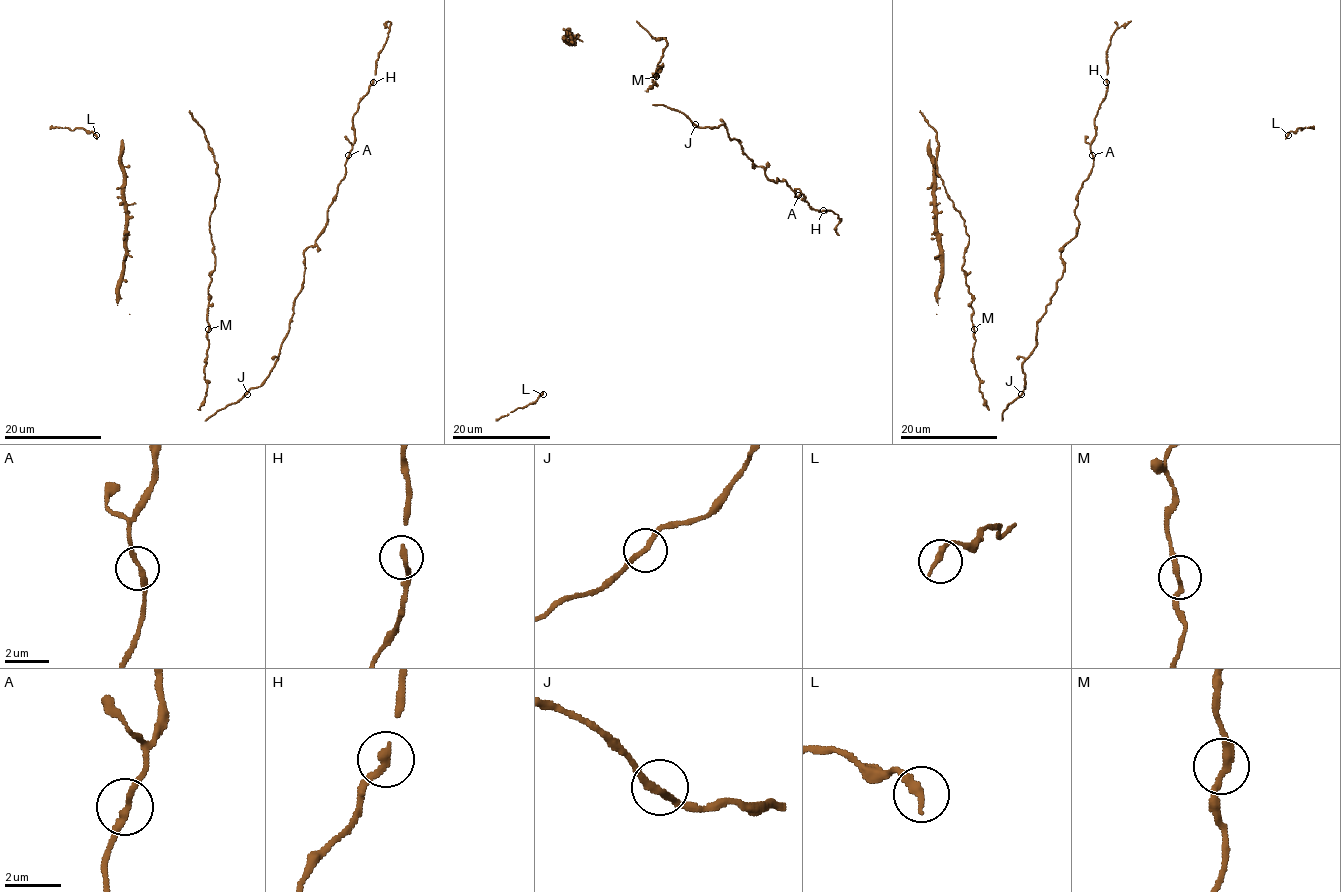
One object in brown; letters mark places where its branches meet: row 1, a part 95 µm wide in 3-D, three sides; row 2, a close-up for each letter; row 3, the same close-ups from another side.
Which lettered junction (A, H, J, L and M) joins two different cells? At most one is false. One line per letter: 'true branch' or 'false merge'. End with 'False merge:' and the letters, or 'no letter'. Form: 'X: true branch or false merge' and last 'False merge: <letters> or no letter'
A: true branch
H: true branch
J: true branch
L: true branch
M: true branch
False merge: no letter

